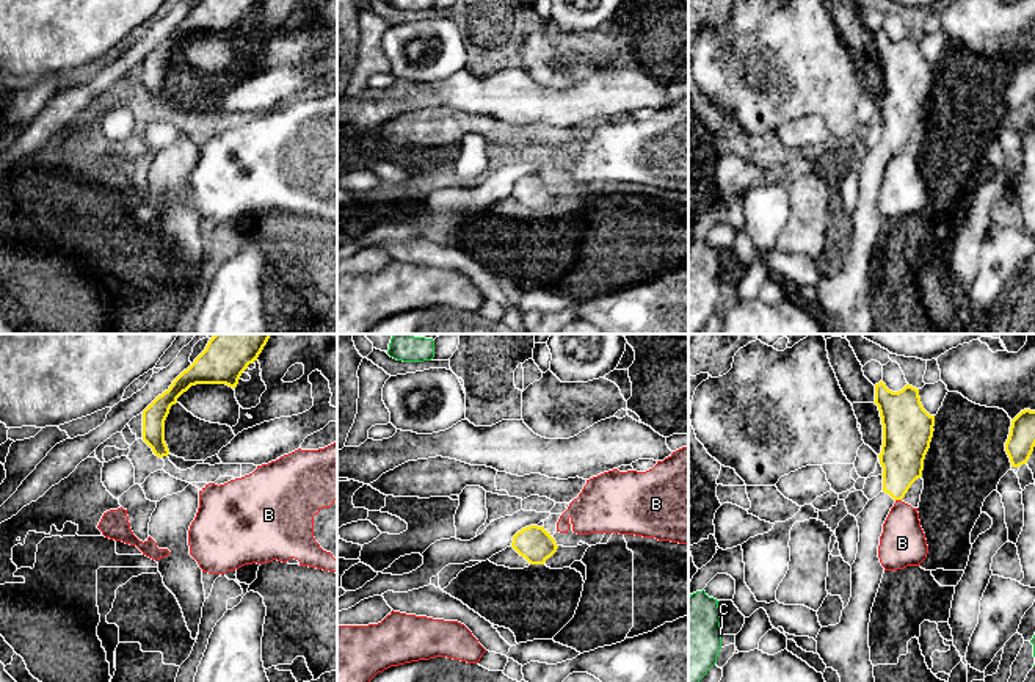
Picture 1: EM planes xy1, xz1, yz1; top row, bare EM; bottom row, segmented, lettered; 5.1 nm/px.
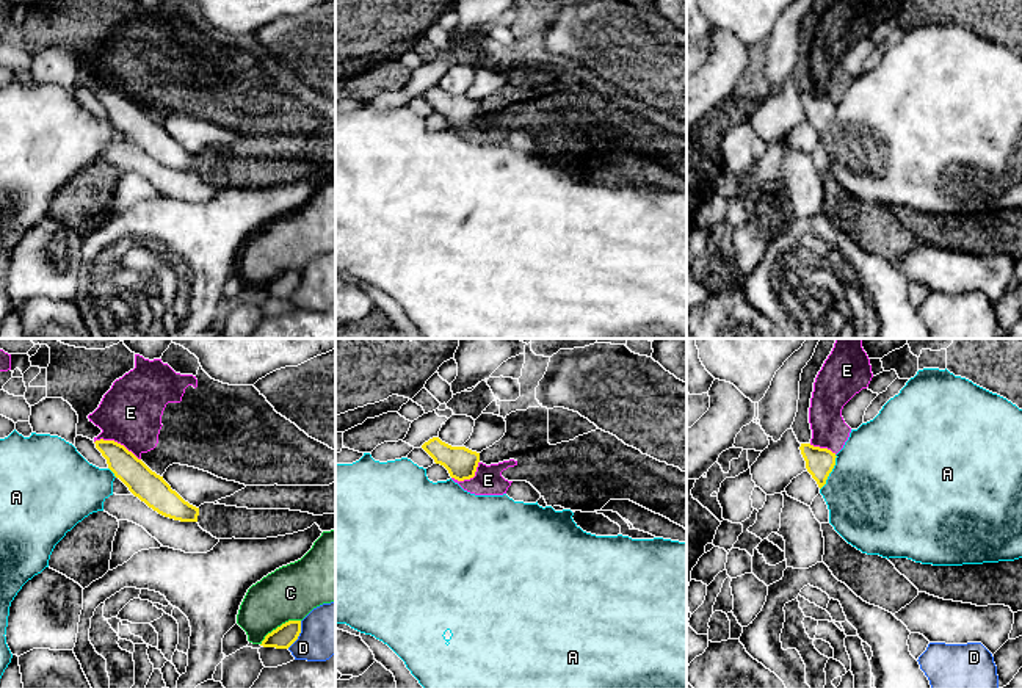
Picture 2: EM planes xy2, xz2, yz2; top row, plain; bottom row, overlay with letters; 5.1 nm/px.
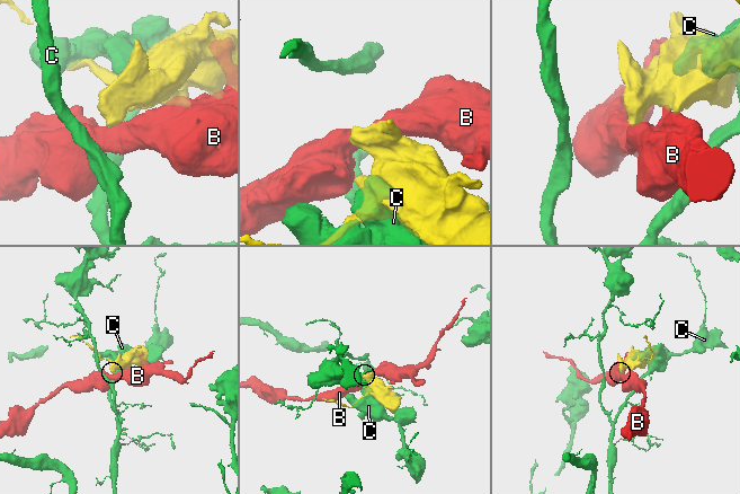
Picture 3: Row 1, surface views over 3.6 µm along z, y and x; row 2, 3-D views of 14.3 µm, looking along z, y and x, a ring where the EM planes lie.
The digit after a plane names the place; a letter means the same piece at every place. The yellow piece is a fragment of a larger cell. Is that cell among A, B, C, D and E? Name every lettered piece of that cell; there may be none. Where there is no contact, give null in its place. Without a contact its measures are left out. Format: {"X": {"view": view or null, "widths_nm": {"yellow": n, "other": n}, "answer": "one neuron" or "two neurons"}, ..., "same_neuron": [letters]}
{"A": {"view": "yz2", "widths_nm": {"yellow": 140, "other": 500}, "answer": "two neurons"}, "B": {"view": "yz1", "widths_nm": {"yellow": 220, "other": 240}, "answer": "two neurons"}, "C": {"view": "xy2", "widths_nm": {"yellow": 110, "other": 280}, "answer": "two neurons"}, "D": {"view": "xy2", "widths_nm": {"yellow": 110, "other": 260}, "answer": "two neurons"}, "E": {"view": "xy2", "widths_nm": {"yellow": 160, "other": 320}, "answer": "two neurons"}, "same_neuron": []}

